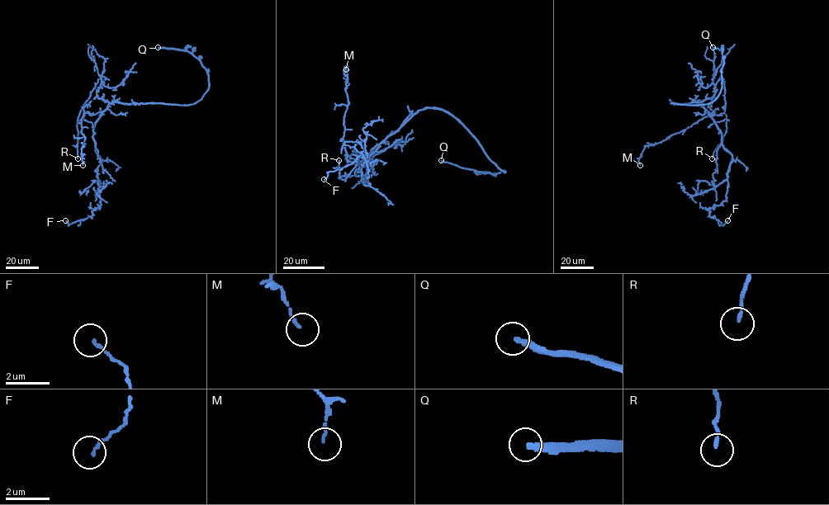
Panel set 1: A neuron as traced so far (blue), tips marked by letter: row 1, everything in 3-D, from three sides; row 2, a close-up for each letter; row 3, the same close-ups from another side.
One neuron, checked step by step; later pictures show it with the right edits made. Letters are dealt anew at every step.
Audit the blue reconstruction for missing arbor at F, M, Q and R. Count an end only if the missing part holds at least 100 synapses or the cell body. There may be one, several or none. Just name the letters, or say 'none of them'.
Q

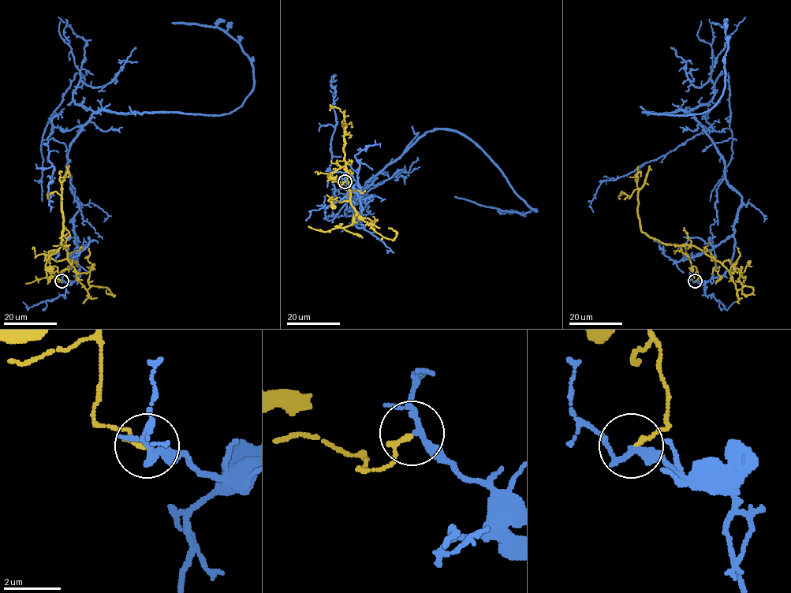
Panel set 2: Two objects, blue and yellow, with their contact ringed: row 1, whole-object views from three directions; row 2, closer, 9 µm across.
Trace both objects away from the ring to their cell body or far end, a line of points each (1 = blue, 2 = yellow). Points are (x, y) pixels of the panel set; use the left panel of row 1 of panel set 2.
1: (61, 281), (80, 277), (67, 153), (93, 113), (218, 115), (253, 87), (236, 41), (172, 22)
2: (61, 281), (57, 267), (46, 269), (45, 263), (65, 244), (85, 289), (105, 286), (114, 295), (106, 290)

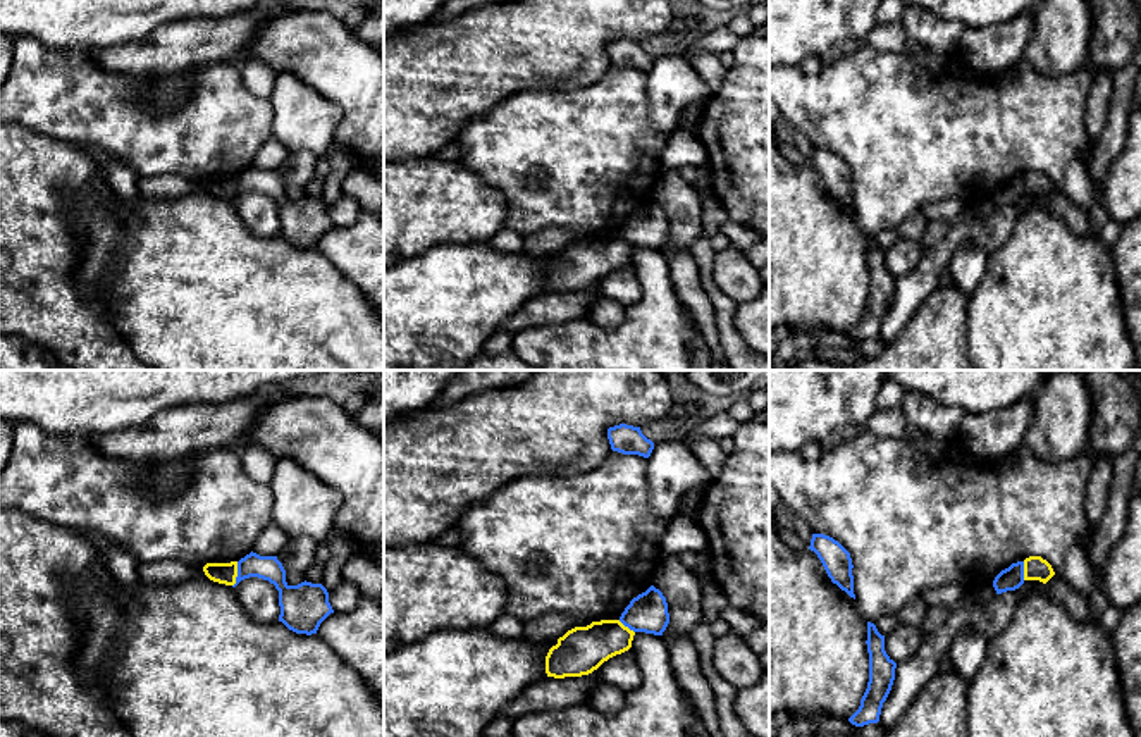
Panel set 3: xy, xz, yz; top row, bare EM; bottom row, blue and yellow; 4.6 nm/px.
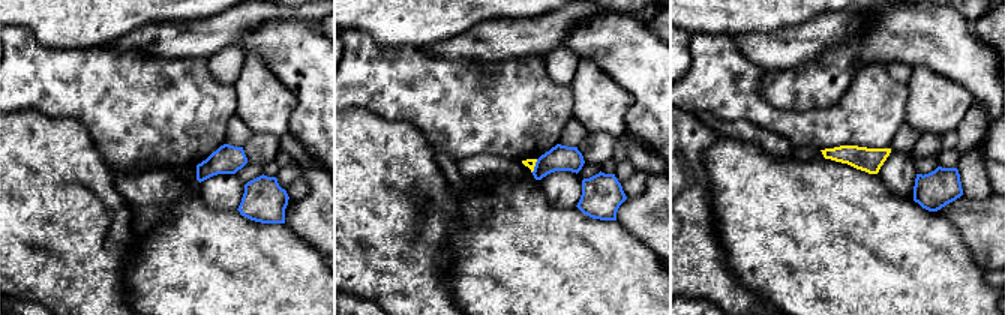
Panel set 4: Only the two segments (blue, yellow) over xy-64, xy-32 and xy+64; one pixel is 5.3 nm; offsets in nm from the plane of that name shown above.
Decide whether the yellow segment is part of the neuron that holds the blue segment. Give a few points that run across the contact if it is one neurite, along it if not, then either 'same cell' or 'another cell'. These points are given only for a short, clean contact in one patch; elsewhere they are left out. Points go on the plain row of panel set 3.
line xy (238, 176), (238, 190), (233, 200); another cell

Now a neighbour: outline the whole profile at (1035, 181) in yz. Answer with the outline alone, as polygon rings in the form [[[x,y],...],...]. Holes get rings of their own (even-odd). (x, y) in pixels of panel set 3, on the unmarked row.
[[[1041,170],[1024,174],[1024,195],[1039,195],[1046,198],[1055,189],[1052,179]]]

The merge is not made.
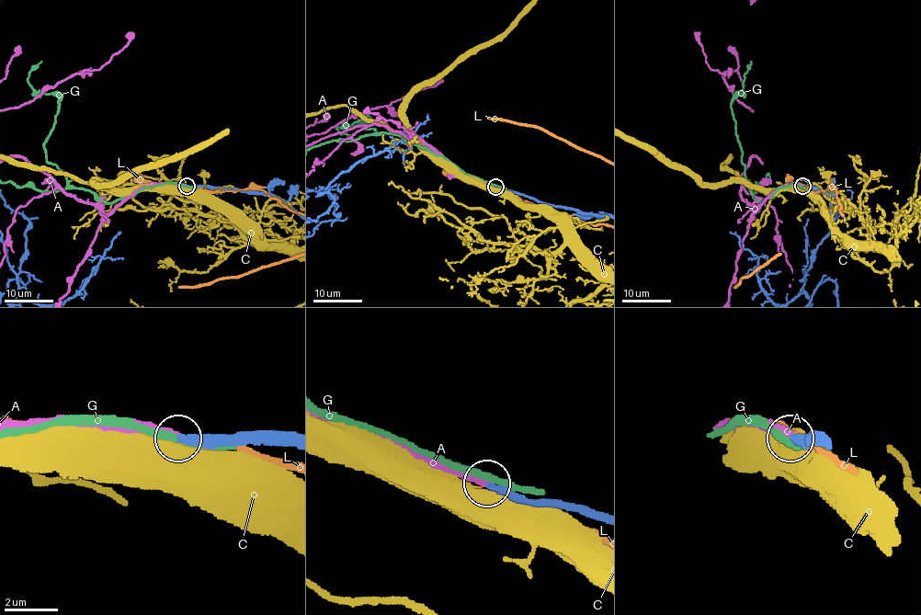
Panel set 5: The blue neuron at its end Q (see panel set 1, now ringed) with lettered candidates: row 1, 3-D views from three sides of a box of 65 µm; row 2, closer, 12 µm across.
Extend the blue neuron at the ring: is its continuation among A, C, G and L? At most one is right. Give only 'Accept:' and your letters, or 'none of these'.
Accept: A

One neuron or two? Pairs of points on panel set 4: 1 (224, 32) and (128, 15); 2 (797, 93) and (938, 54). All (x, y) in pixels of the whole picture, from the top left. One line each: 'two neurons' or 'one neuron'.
1: two neurons
2: one neuron

